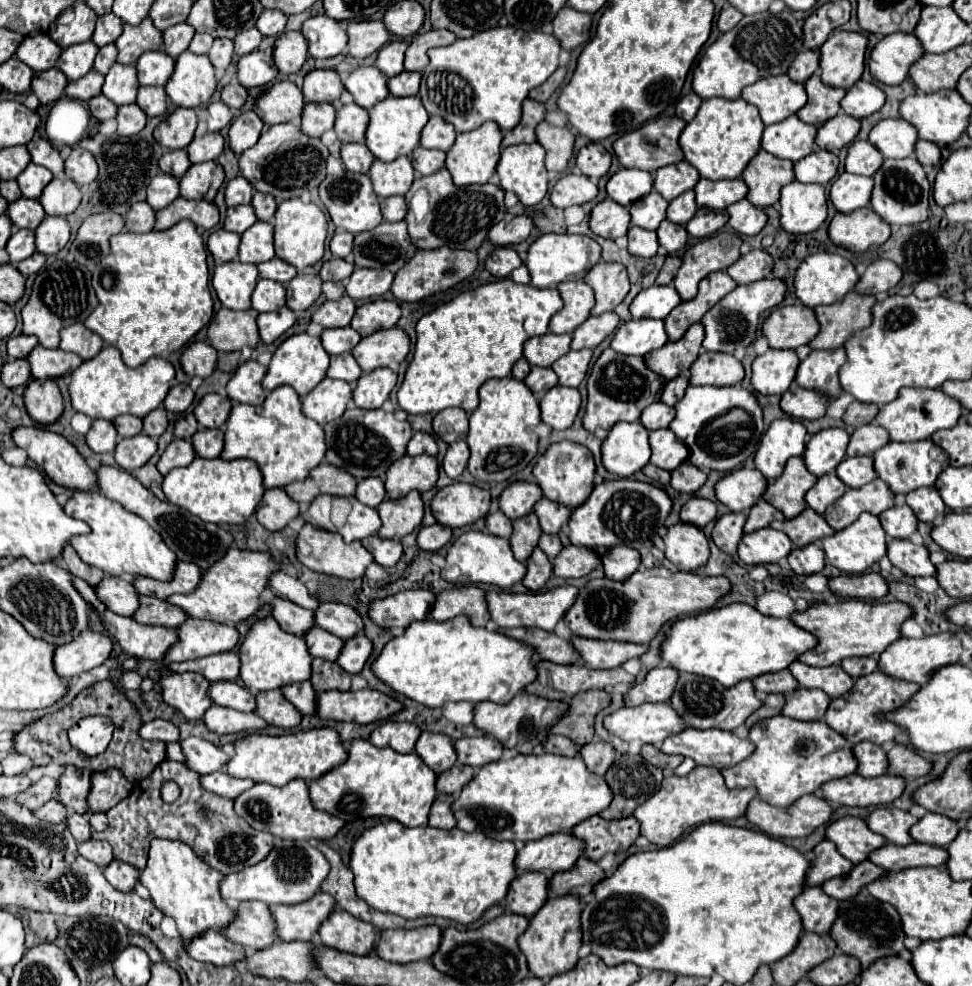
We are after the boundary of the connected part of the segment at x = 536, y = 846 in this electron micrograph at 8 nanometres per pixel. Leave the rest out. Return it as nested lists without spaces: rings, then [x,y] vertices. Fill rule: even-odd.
[[[574,834],[546,836],[536,842],[526,842],[526,846],[516,856],[518,874],[540,870],[546,874],[556,874],[572,868],[584,852],[584,842]]]

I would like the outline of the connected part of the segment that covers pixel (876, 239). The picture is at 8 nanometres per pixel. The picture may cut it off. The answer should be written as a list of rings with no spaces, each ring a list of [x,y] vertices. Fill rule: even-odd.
[[[866,206],[850,214],[836,214],[828,226],[830,240],[852,252],[866,252],[890,238],[890,226]]]

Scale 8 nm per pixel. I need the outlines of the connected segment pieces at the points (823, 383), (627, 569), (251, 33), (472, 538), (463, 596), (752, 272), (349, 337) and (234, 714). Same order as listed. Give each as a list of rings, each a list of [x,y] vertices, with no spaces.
[[[812,350],[806,360],[800,362],[796,382],[802,388],[814,388],[836,398],[842,388],[838,384],[838,368],[844,364],[846,352],[836,350]]]
[[[612,546],[600,560],[606,578],[610,580],[626,580],[640,566],[640,554],[628,546]]]
[[[250,28],[250,30],[246,30],[246,32],[240,32],[240,34],[234,38],[234,52],[236,52],[238,56],[244,56],[244,54],[256,50],[258,44],[260,44],[260,40],[262,40],[262,34],[260,34],[256,28]]]
[[[470,530],[464,532],[450,548],[446,554],[446,566],[442,568],[442,578],[450,584],[492,584],[500,588],[510,588],[512,584],[520,582],[522,576],[526,574],[526,566],[514,560],[510,542],[506,538],[492,536],[488,532],[478,532]]]
[[[478,586],[452,588],[440,592],[430,614],[436,622],[446,622],[450,618],[464,614],[472,620],[474,626],[486,626],[490,620],[486,592],[480,590]]]
[[[750,250],[728,268],[728,274],[738,284],[750,284],[768,278],[772,274],[772,256],[764,250]]]
[[[346,326],[346,328],[330,328],[330,330],[322,332],[320,340],[322,340],[324,350],[330,356],[336,356],[336,354],[342,354],[342,352],[350,352],[360,342],[360,334],[350,326]]]
[[[212,706],[204,716],[206,726],[216,734],[236,734],[236,732],[256,732],[264,730],[268,726],[266,720],[262,720],[256,714],[242,714],[232,708],[224,706]]]

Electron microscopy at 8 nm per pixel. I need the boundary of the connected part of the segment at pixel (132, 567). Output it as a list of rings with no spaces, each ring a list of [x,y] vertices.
[[[78,492],[64,506],[64,512],[72,518],[80,518],[90,524],[92,532],[86,536],[74,536],[70,544],[78,552],[78,556],[90,564],[100,568],[108,576],[120,578],[138,578],[148,576],[160,582],[170,582],[176,570],[176,554],[164,544],[162,536],[146,524],[146,520],[126,512],[122,506],[114,504],[100,492]]]

